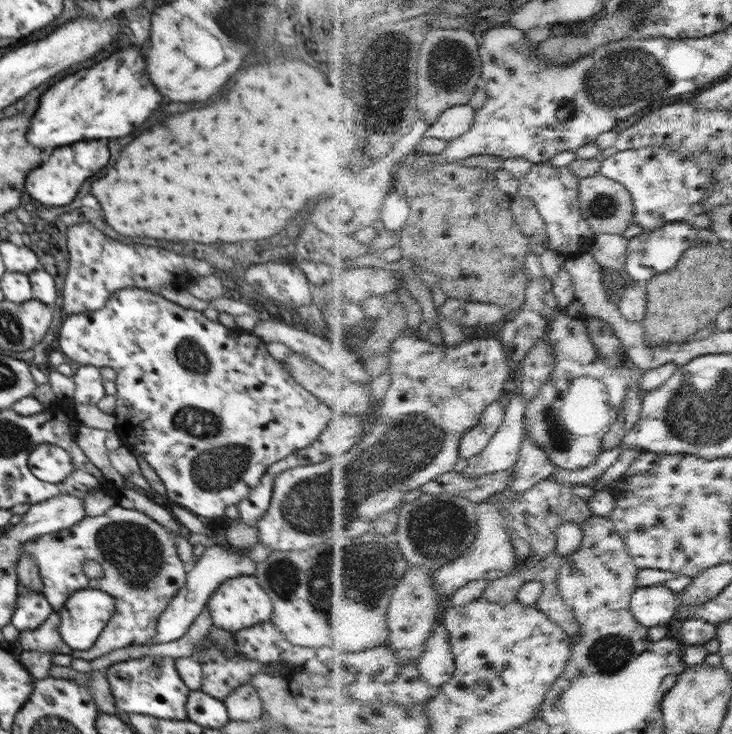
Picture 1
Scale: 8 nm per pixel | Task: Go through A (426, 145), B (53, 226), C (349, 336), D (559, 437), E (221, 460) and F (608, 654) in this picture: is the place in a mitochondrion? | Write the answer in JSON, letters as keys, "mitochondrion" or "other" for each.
{"A":"other","B":"other","C":"other","D":"mitochondrion","E":"mitochondrion","F":"mitochondrion"}

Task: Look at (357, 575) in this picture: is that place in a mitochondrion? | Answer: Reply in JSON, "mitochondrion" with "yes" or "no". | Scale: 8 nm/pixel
{"mitochondrion":"yes"}

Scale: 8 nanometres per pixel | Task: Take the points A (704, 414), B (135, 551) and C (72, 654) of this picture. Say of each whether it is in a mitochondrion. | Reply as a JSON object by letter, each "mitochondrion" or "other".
{"A":"mitochondrion","B":"mitochondrion","C":"other"}

